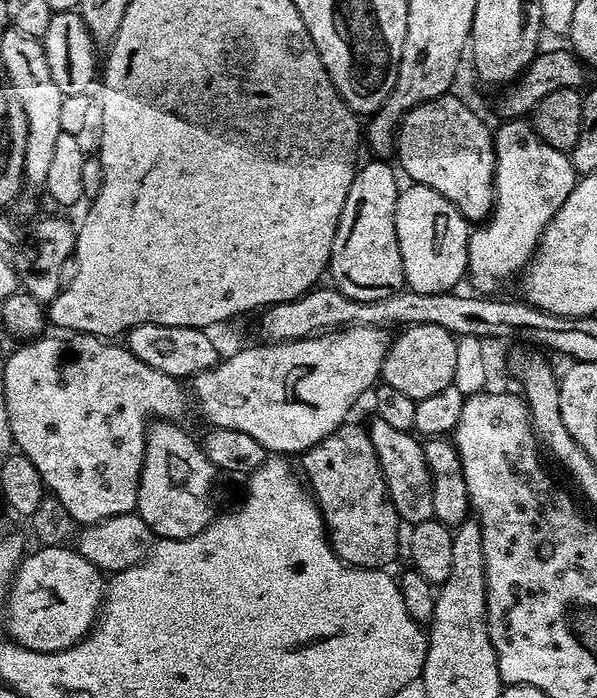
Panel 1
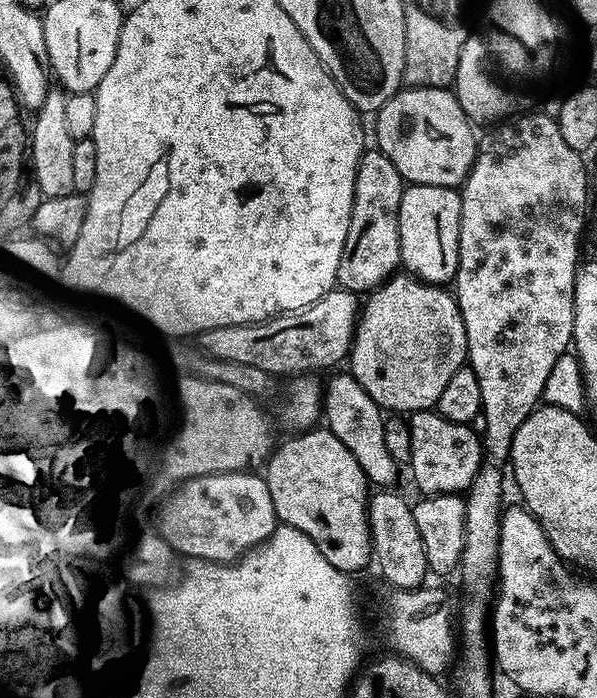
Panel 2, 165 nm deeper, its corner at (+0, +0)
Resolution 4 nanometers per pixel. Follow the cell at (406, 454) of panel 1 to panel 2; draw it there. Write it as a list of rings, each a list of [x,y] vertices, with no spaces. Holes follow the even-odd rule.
[[[347,371],[340,372],[337,376],[332,376],[328,380],[328,385],[322,388],[322,420],[333,434],[341,439],[342,444],[350,450],[350,454],[354,454],[354,458],[358,458],[358,466],[362,466],[362,470],[366,473],[369,481],[376,486],[392,486],[396,480],[396,471],[398,465],[394,458],[390,456],[390,450],[386,448],[386,434],[384,433],[385,413],[379,404],[374,402],[374,398],[370,398],[370,394],[366,394],[364,387],[358,383]]]

